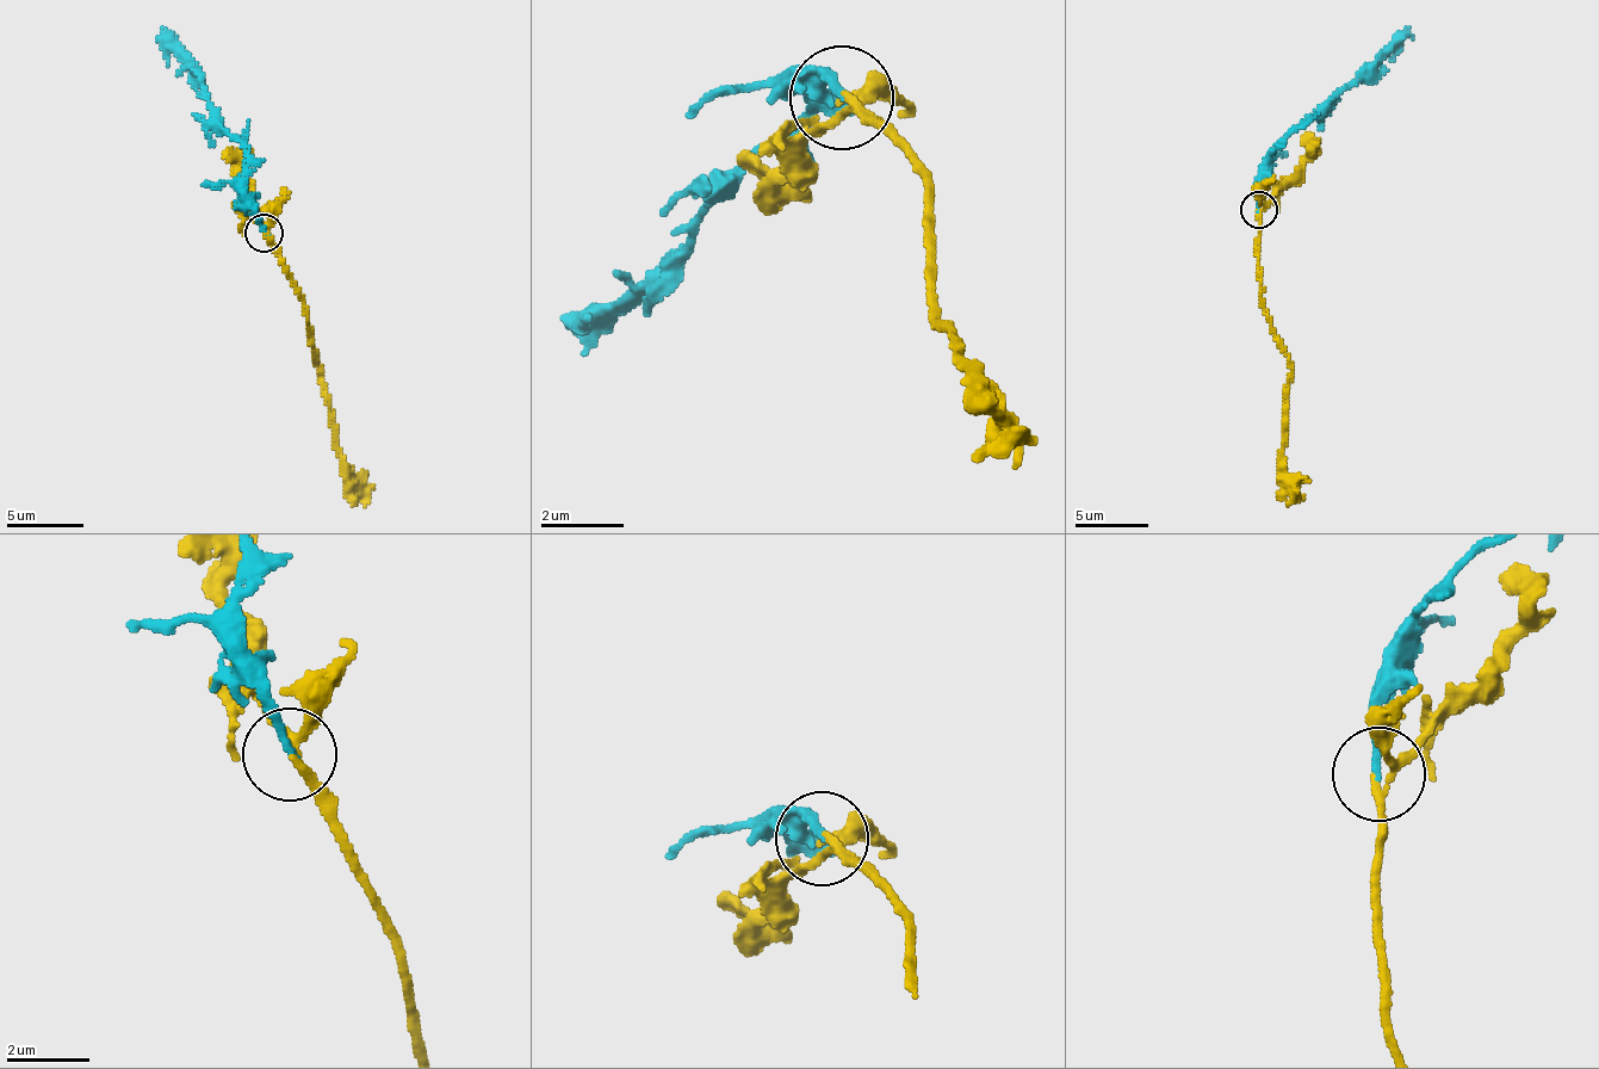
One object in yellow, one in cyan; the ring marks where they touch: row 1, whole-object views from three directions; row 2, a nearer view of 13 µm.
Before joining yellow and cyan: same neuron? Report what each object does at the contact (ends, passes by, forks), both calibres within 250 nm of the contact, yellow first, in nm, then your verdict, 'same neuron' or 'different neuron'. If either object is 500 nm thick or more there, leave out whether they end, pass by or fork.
yellow passes by; cyan ends; calibres 140 and 190 nm; same neuron

